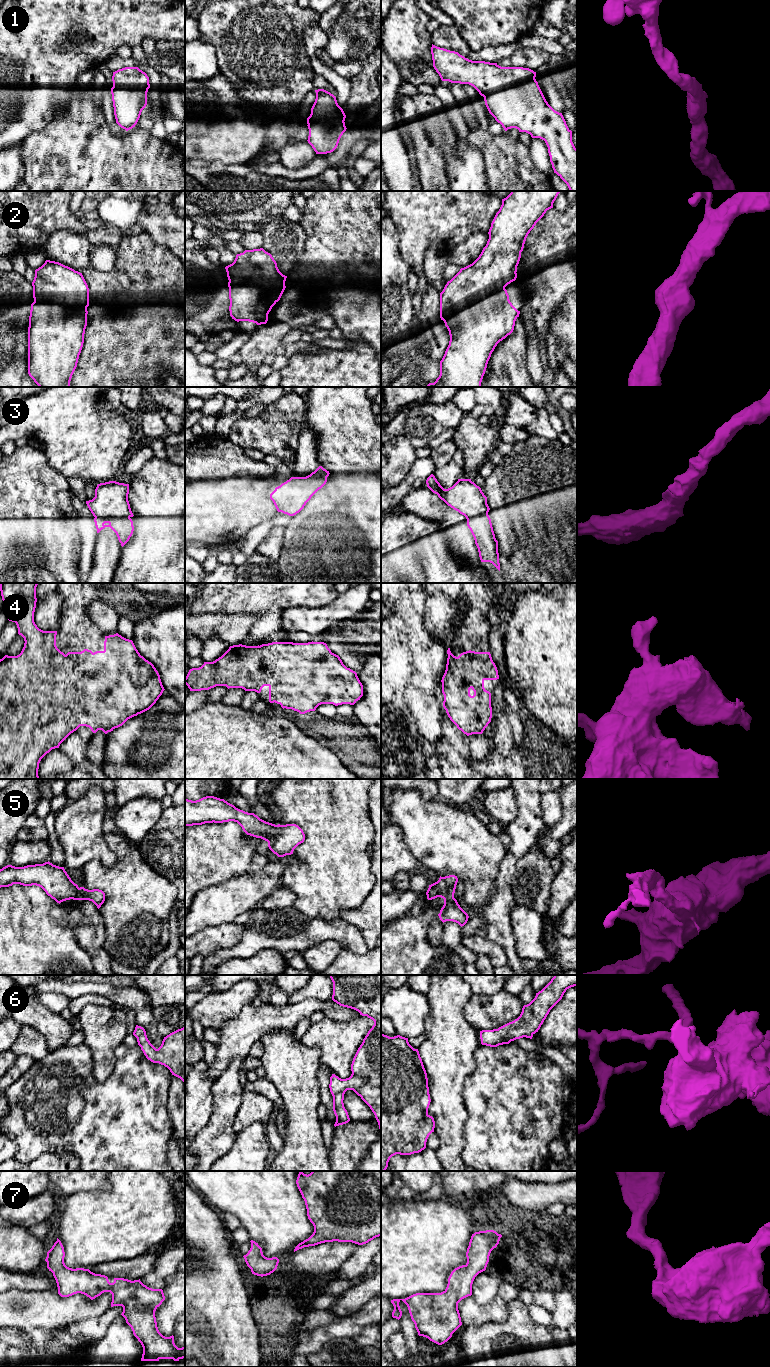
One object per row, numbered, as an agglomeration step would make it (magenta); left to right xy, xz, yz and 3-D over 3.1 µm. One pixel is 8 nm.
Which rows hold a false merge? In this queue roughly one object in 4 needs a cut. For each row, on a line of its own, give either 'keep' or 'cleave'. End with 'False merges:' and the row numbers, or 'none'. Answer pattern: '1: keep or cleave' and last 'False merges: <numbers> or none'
1: keep
2: keep
3: keep
4: keep
5: keep
6: keep
7: keep
False merges: none

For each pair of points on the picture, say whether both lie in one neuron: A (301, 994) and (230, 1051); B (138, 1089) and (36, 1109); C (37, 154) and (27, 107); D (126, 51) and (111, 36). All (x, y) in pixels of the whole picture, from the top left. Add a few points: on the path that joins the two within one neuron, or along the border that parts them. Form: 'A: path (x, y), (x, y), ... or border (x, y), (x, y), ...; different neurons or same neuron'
A: border (314, 998), (304, 998), (288, 1003); different neurons
B: path (113, 1109), (61, 1109); same neuron
C: border (52, 119), (41, 130), (33, 131), (20, 143); different neurons
D: border (131, 46), (121, 45), (115, 53); different neurons

